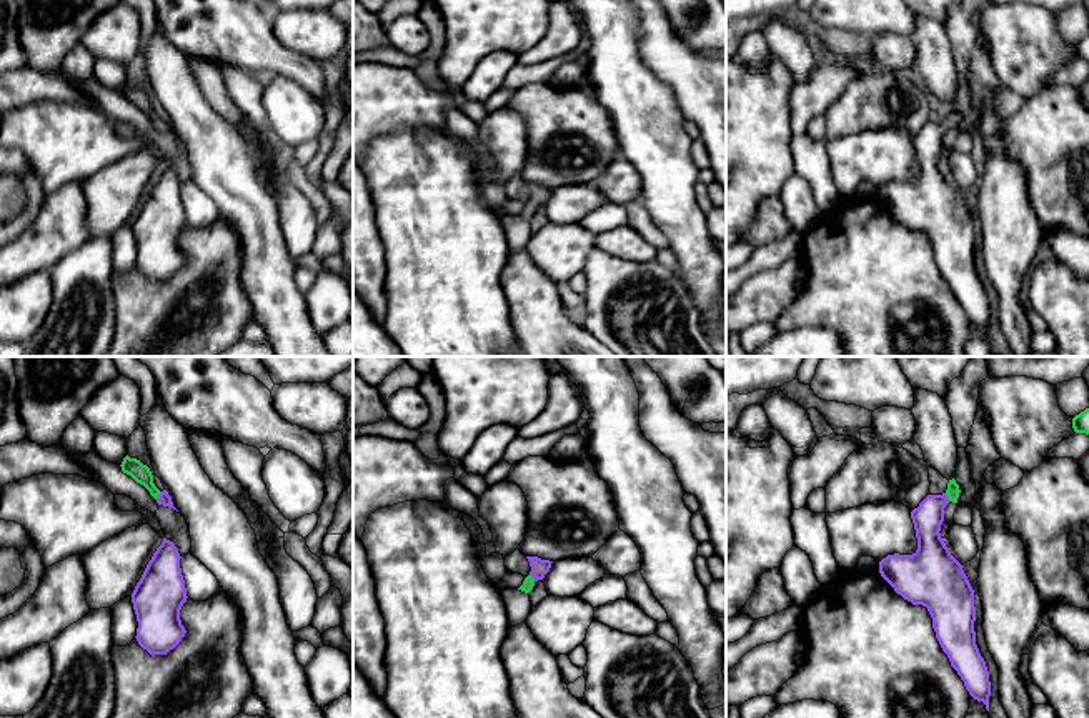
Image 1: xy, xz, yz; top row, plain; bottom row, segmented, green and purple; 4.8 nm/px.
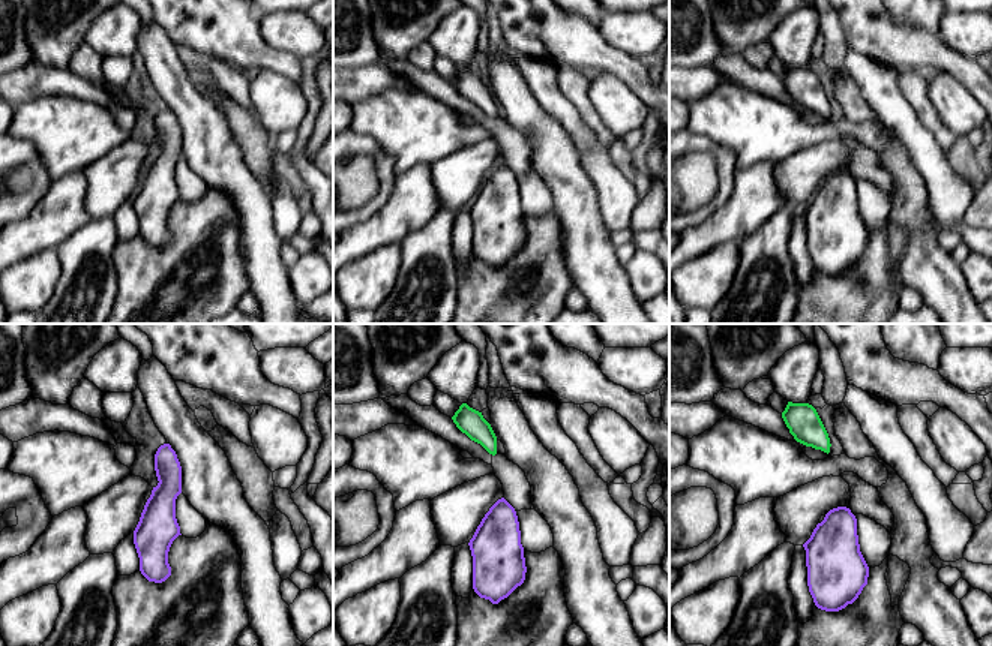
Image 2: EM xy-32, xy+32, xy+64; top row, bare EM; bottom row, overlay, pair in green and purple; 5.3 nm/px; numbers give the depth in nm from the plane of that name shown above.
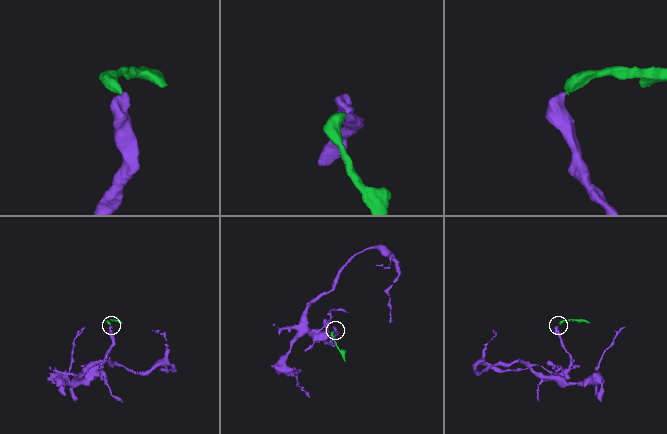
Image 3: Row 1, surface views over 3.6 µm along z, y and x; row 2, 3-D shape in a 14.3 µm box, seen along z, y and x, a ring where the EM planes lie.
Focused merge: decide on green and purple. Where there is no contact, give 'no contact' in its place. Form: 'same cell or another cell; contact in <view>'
same cell; contact in xy

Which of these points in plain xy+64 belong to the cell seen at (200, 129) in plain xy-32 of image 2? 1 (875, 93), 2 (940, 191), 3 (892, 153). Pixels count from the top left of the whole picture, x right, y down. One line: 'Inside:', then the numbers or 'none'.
Inside: 3

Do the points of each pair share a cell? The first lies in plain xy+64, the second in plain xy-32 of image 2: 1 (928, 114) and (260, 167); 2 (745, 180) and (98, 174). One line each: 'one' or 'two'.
1: two
2: two

